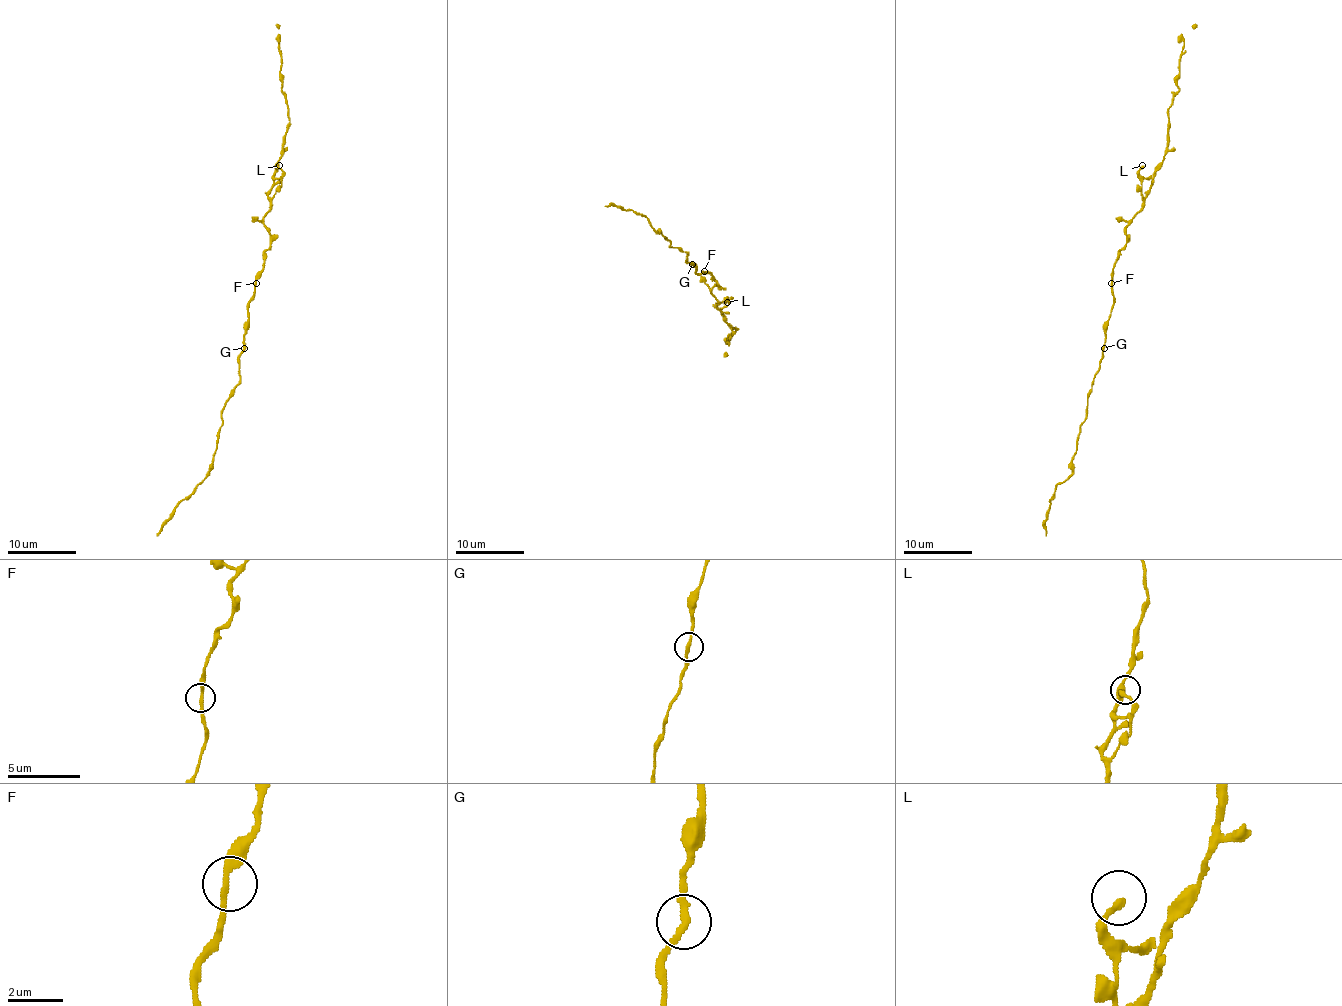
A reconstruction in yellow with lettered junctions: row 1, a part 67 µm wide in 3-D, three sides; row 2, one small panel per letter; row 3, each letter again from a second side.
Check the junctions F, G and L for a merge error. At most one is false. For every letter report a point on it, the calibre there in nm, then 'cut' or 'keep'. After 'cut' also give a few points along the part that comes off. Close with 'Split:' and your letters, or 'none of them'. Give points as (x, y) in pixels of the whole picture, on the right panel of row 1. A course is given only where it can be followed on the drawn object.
F: (1111, 283) | 240 nm | keep
G: (1104, 348) | 220 nm | keep
L: (1142, 165) | 260 nm | keep
Split: none of them

